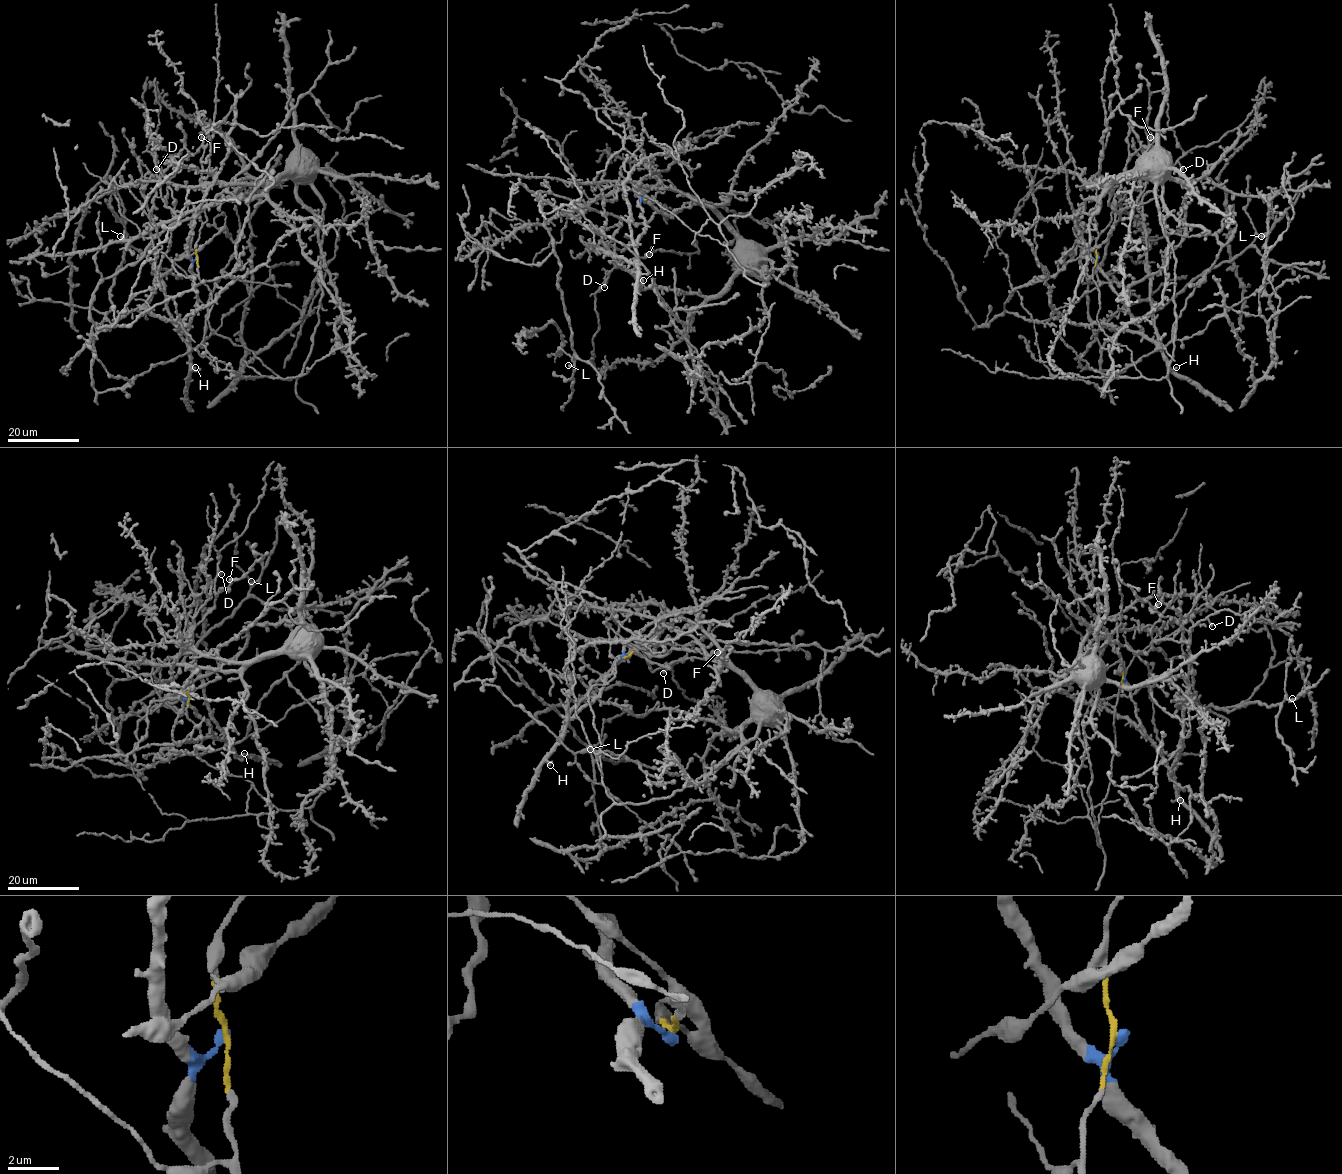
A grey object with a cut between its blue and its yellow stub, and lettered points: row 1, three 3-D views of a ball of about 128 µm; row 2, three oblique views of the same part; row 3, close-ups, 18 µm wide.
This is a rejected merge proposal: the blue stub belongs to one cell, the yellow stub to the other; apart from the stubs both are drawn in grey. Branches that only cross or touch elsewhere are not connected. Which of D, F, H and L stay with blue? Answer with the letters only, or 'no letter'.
D, F, H, L

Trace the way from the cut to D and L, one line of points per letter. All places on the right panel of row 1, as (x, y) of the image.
D: (1098, 257), (1156, 348), (1109, 377), (1109, 392), (1087, 281), (1115, 216), (1158, 198), (1177, 161), (1183, 169)
L: (1098, 257), (1110, 288), (1156, 348), (1109, 377), (1101, 388), (1109, 392), (1101, 370), (1102, 346), (1261, 236)

